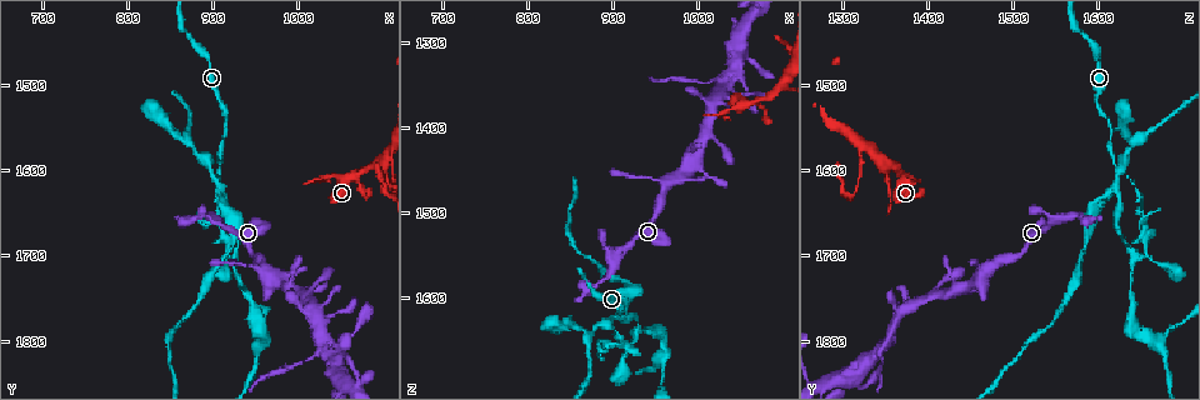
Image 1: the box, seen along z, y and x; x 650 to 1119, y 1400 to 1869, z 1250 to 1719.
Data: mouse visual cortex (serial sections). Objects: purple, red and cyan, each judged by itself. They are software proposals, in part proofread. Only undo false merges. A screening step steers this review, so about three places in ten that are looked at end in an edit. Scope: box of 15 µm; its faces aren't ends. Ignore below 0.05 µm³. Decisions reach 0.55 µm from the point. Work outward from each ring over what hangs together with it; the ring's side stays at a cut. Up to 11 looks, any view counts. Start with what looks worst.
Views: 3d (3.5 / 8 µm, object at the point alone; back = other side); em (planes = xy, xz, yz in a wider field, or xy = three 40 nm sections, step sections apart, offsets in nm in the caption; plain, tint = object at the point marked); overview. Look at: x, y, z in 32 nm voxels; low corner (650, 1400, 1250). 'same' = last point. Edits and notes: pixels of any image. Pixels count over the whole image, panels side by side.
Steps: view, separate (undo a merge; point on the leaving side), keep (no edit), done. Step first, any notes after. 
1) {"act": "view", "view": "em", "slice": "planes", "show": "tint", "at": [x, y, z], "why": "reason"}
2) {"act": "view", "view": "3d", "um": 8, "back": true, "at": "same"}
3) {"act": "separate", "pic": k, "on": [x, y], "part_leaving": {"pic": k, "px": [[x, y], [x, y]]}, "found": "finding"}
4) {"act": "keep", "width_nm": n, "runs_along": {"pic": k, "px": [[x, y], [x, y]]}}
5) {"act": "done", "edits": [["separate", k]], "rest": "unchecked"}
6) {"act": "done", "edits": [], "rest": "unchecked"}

{"act": "view", "view": "3d", "um": 3.5, "at": [905, 1605, 1620], "why": "narrows sharply"}

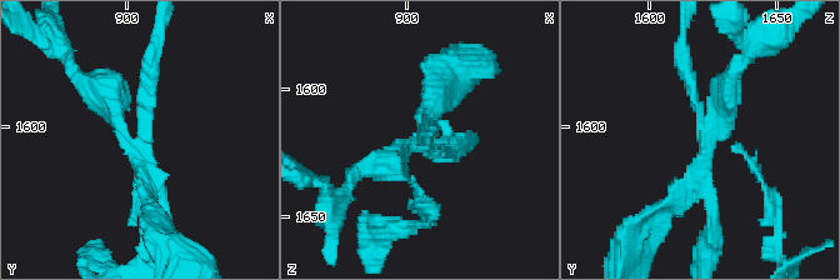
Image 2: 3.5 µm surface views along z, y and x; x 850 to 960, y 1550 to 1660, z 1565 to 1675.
{"act": "view", "view": "em", "slice": "xy", "step": 2, "show": "tint", "at": [907, 1607, 1622], "why": "need the tissue"}

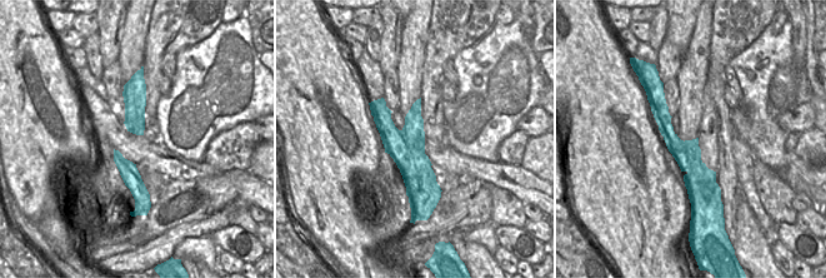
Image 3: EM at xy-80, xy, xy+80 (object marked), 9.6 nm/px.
{"act": "separate", "pic": 2, "on": [119, 96], "width_nm": 360, "border": {"pic": 3, "px": [[400, 130], [414, 167], [405, 180]]}, "found": "a second cell is stuck on"}

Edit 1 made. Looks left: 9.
{"act": "view", "view": "overview", "why": "see it whole again"}

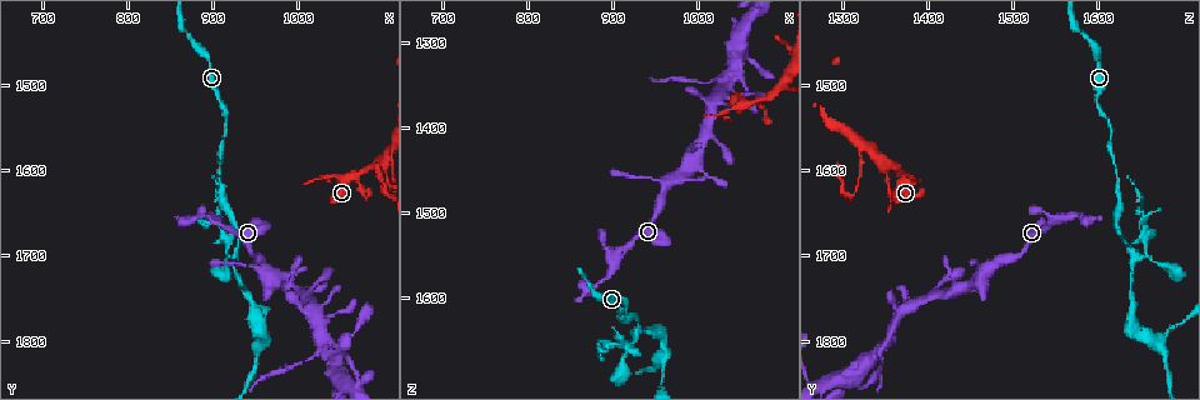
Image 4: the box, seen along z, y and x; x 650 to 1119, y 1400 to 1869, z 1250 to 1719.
{"act": "view", "view": "3d", "um": 3.5, "at": [925, 1700, 1645], "why": "sharp bend"}

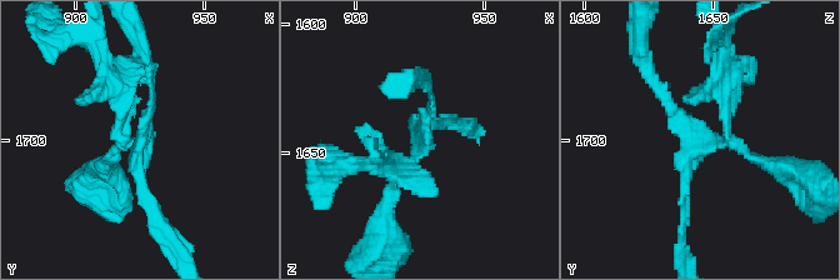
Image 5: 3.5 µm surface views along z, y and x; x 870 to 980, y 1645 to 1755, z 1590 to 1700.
{"act": "view", "view": "em", "slice": "xy", "step": 2, "show": "tint", "at": [926, 1699, 1645], "arms": 4, "arm_widths_nm": [100, 150, 150, 200]}

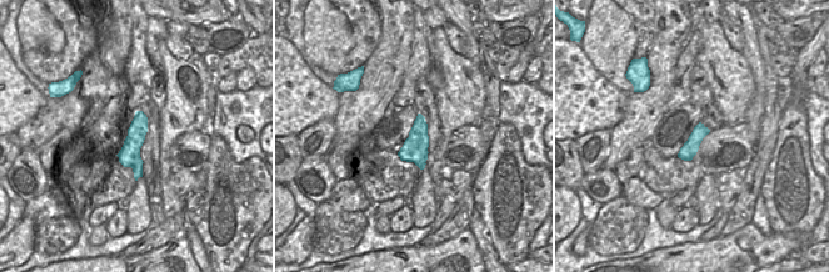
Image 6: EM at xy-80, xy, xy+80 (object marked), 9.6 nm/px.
{"act": "separate", "pic": 5, "on": [728, 90], "part_leaving": {"pic": 5, "px": [[726, 130], [718, 76], [724, 34]]}, "found": "two cells meet here"}

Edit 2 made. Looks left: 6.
{"act": "view", "view": "overview", "why": "redraw"}

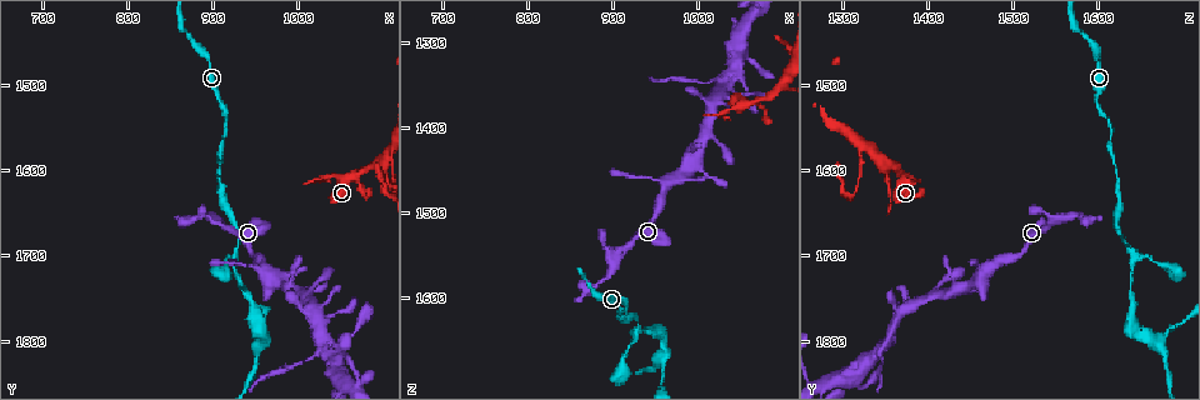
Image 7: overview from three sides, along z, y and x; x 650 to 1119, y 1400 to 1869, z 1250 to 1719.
{"act": "view", "view": "3d", "um": 8, "at": [1095, 1595, 1360]}

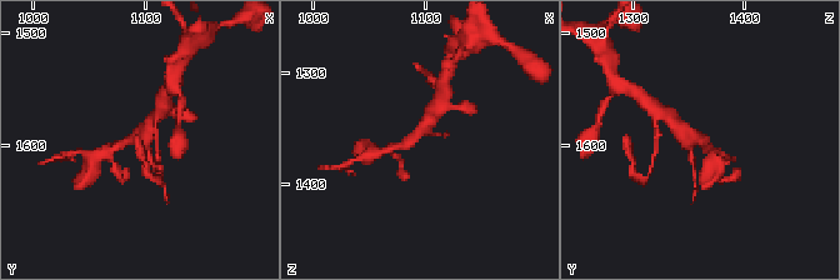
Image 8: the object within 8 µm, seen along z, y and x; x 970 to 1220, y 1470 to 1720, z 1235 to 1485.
{"act": "view", "view": "em", "slice": "xy", "step": 1, "show": "tint", "at": [1090, 1596, 1356], "arms": 3, "arm_widths_nm": [150, 250, 450]}

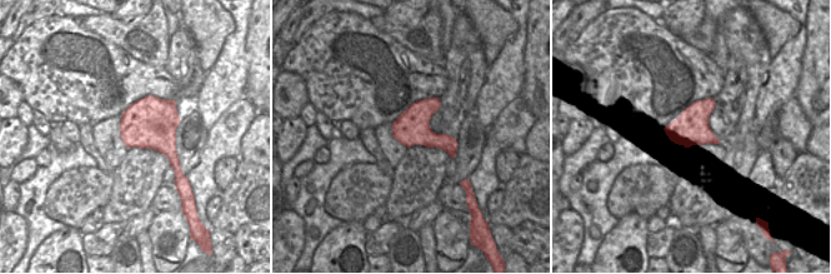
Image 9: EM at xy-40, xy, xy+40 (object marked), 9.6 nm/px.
{"act": "keep", "runs_along": {"pic": 8, "px": [[385, 151], [411, 139], [433, 113]]}, "found": "continuous, no second cell"}

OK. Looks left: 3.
{"act": "view", "view": "3d", "um": 3.5, "at": [1005, 1830, 1350], "why": "narrows sharply"}

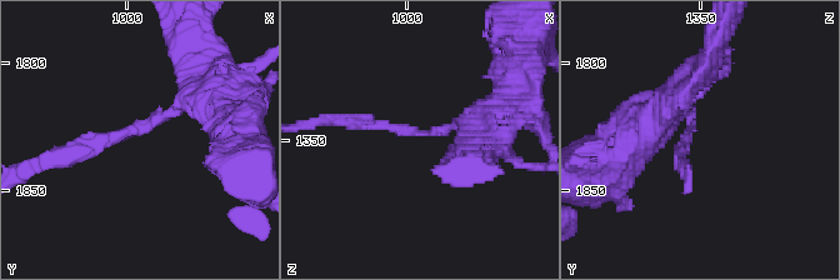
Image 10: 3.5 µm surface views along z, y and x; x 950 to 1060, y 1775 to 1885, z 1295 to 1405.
{"act": "view", "view": "em", "slice": "planes", "show": "tint", "at": [1004, 1826, 1346]}

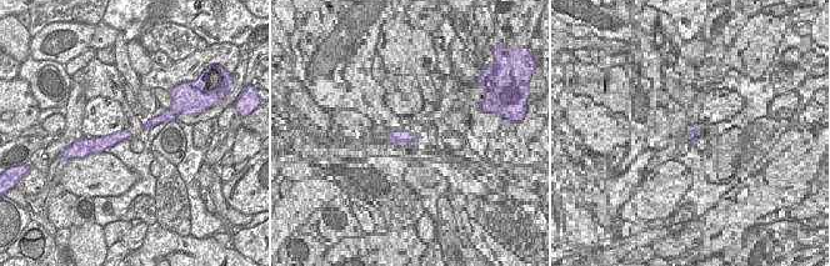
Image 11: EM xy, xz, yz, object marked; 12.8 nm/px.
{"act": "view", "view": "em", "slice": "xy", "step": 1, "show": "tint", "at": "same", "why": "another direction"}

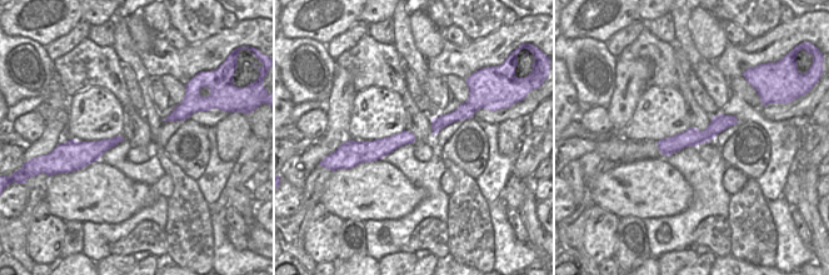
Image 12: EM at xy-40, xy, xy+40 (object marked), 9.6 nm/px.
{"act": "separate", "pic": 10, "on": [404, 131], "found": "two cells meet here"}

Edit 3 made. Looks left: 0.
{"act": "done", "edits": [["separate", 2], ["separate", 5], ["separate", 10]], "rest": "unchecked"}

